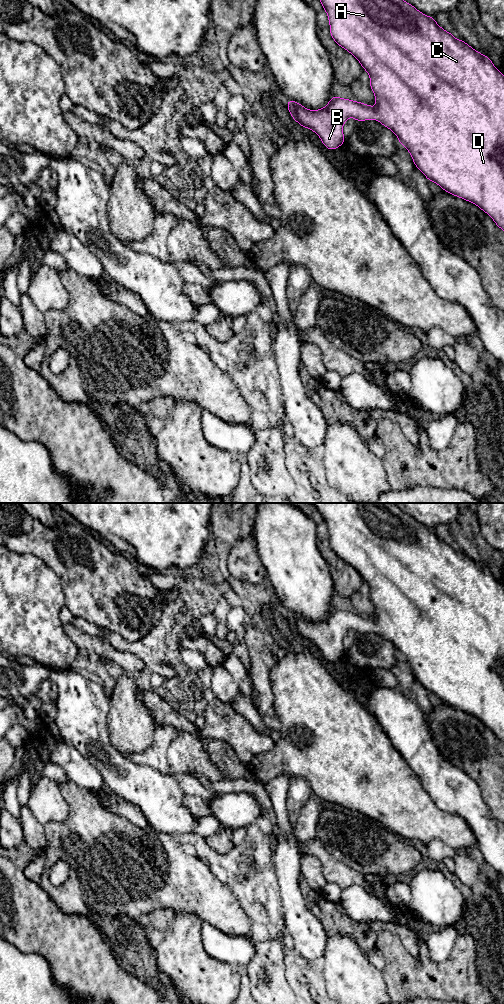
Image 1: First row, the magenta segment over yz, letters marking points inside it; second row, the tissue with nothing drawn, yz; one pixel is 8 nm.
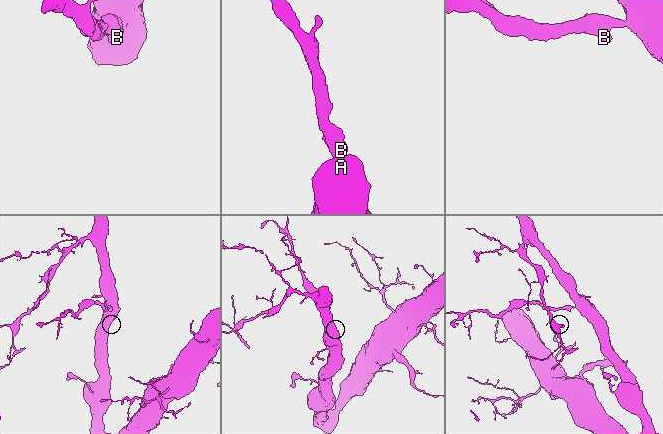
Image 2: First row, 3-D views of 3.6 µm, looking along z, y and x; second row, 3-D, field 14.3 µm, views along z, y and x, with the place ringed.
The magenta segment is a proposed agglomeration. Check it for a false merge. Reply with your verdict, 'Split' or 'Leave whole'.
Leave whole

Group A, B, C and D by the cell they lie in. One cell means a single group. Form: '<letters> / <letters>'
A B C D

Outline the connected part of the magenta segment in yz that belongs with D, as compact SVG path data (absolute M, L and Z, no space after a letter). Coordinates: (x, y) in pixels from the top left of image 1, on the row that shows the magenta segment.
M320 0L323 9L328 15L330 35L342 48L347 50L360 62L362 68L370 76L370 87L375 95L376 107L358 101L352 101L332 96L329 103L319 110L309 110L298 102L287 100L287 108L292 118L303 128L314 131L329 150L335 150L345 141L342 129L345 121L352 117L356 121L376 119L379 123L390 129L410 153L413 162L431 182L438 184L444 191L469 201L487 213L496 225L504 230L504 74L492 63L488 56L476 51L463 40L456 39L453 34L441 28L434 17L429 17L418 11L413 5L404 0Z

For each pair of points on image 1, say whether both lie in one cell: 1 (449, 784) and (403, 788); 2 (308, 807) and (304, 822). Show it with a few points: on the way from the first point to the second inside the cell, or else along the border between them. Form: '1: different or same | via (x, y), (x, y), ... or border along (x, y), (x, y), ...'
1: different | border along (410, 766), (436, 806)
2: same | via (308, 811), (307, 818)

